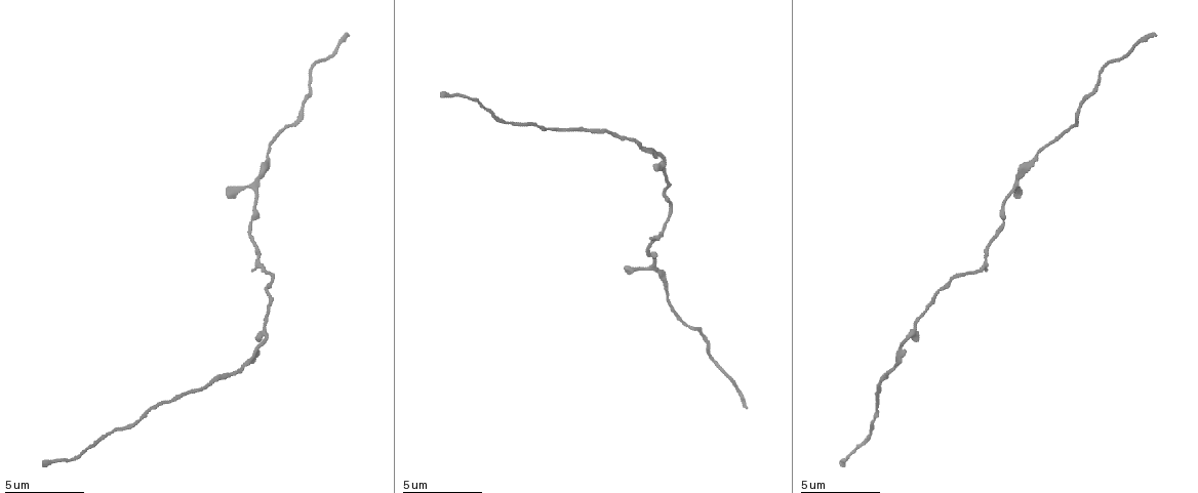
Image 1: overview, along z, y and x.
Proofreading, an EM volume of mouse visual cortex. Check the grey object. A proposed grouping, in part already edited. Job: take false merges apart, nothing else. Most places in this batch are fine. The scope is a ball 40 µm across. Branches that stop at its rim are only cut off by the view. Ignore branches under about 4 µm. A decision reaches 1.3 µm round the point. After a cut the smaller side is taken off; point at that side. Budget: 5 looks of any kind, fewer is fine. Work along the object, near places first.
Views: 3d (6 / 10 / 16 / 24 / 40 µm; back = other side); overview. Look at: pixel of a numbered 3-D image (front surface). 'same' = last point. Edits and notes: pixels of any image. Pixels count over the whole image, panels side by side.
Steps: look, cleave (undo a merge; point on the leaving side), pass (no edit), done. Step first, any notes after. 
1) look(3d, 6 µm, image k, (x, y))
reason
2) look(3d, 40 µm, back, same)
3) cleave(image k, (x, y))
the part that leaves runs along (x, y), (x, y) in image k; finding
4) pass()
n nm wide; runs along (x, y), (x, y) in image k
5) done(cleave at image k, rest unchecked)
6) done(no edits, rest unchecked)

look(3d, 10 µm, image 1, (672, 210))

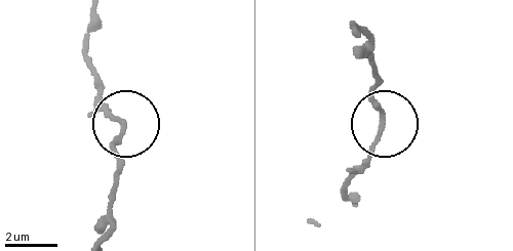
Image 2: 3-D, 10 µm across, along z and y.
look(3d, 10 µm, back, image 2, (123, 124))

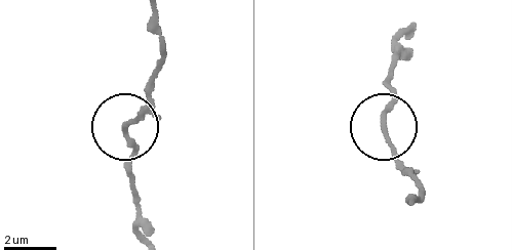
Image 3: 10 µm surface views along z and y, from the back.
pass()
runs along (385, 119), (392, 96), (387, 73) in image 3; one neuron here

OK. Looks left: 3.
look(3d, 6 µm, image 1, (1016, 182))
three-way junction

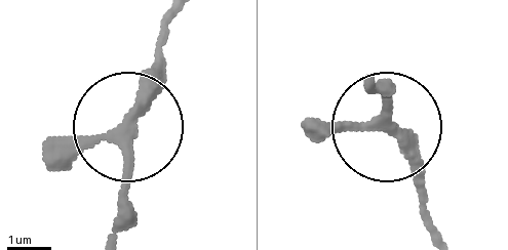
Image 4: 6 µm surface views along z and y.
pass()
220 nm wide; all the same neuron

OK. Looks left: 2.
look(3d, 16 µm, image 1, (309, 76))
a narrow waist

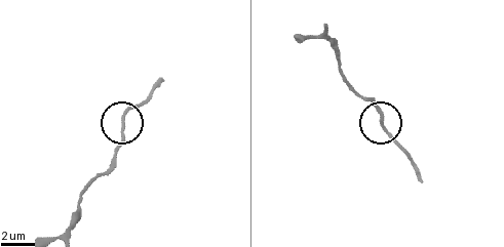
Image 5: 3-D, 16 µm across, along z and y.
pass()
150 nm wide; runs along (65, 232), (84, 192), (109, 166), (124, 116), (150, 93) in image 5; one neuron here

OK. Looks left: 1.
done(no edits, rest unchecked)

